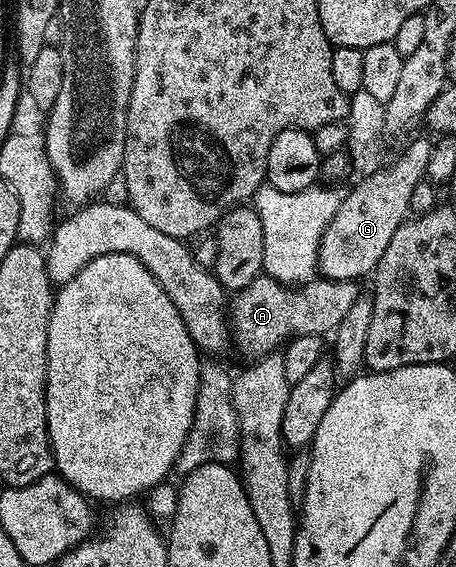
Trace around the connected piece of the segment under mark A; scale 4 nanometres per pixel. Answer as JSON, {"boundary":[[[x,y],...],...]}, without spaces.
{"boundary":[[[261,274],[250,282],[242,291],[235,293],[233,302],[230,304],[230,324],[234,331],[234,338],[240,341],[242,347],[248,352],[253,352],[253,357],[267,356],[268,353],[277,351],[285,338],[293,336],[319,336],[323,337],[324,332],[331,333],[346,318],[350,306],[362,294],[361,285],[354,280],[326,280],[317,278],[303,286],[289,286],[280,284],[267,274]]]}

